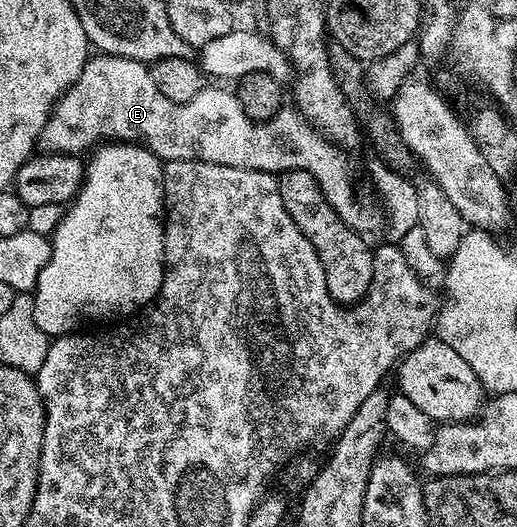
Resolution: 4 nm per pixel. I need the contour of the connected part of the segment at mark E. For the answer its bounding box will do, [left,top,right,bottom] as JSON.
[39,54,201,161]

